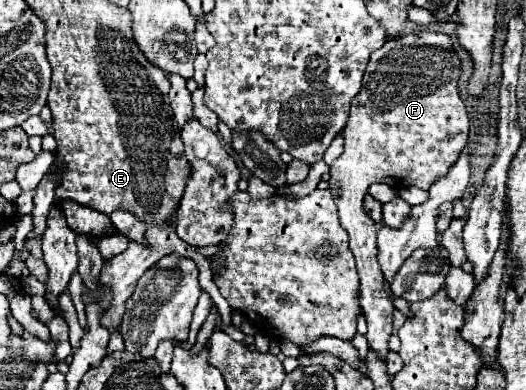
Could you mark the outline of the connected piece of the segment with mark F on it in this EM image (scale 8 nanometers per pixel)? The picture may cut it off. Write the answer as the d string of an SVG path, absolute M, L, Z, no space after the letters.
M421 30L415 34L387 40L383 48L371 54L371 60L363 76L363 88L357 94L357 98L353 98L351 102L351 114L343 130L345 150L331 164L329 170L331 174L329 190L339 208L341 226L349 232L349 246L357 260L357 270L361 278L361 308L365 312L365 320L369 326L367 332L369 348L377 352L377 356L383 360L387 358L389 352L387 340L393 330L395 308L383 288L383 274L377 262L377 246L375 246L377 224L371 218L367 218L367 214L363 212L363 198L367 194L367 188L375 182L385 182L395 190L403 190L409 186L419 186L421 190L429 190L437 182L437 178L447 176L449 168L457 162L461 150L465 148L469 136L469 116L457 90L459 74L461 74L459 58L453 52L453 44L447 34Z

